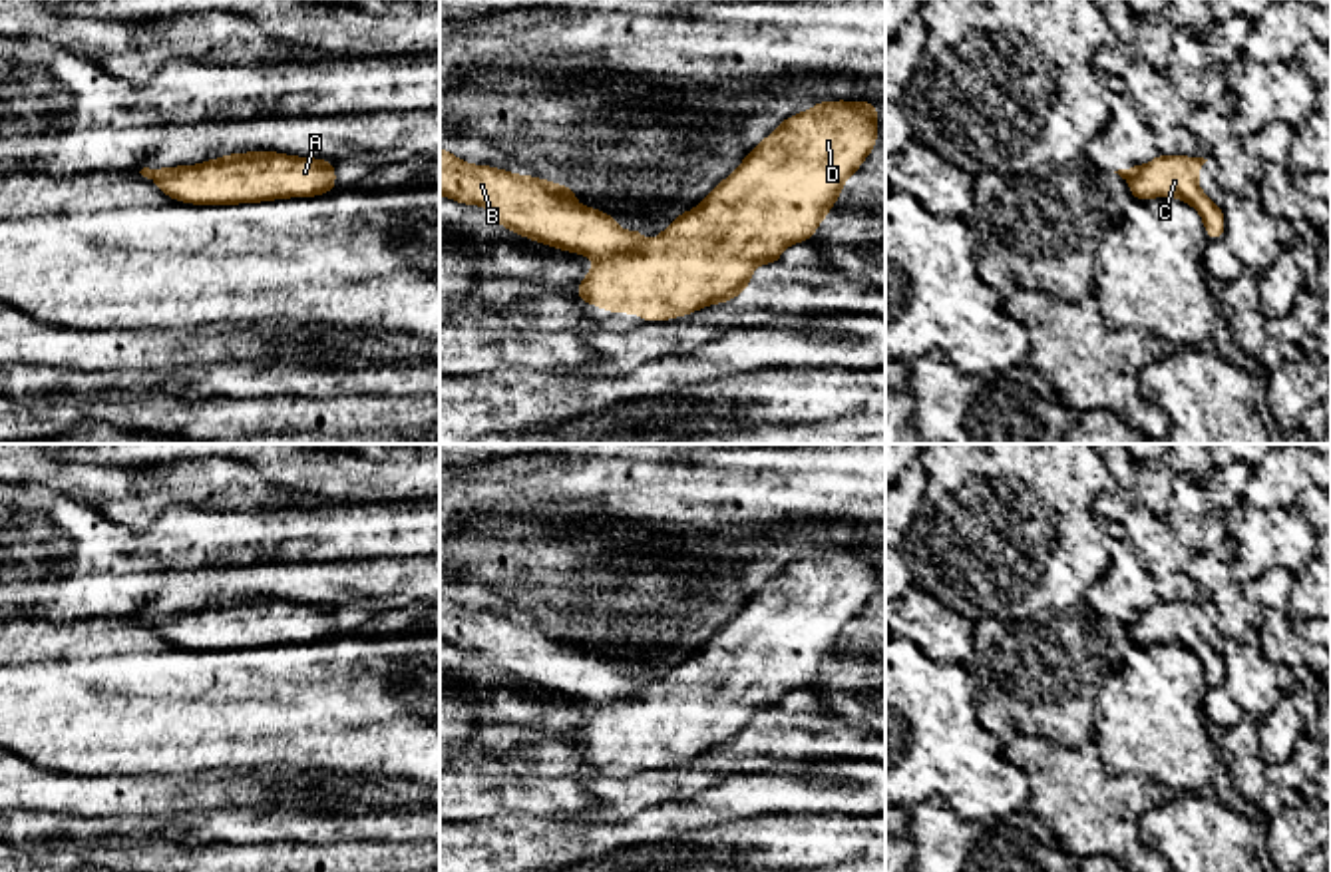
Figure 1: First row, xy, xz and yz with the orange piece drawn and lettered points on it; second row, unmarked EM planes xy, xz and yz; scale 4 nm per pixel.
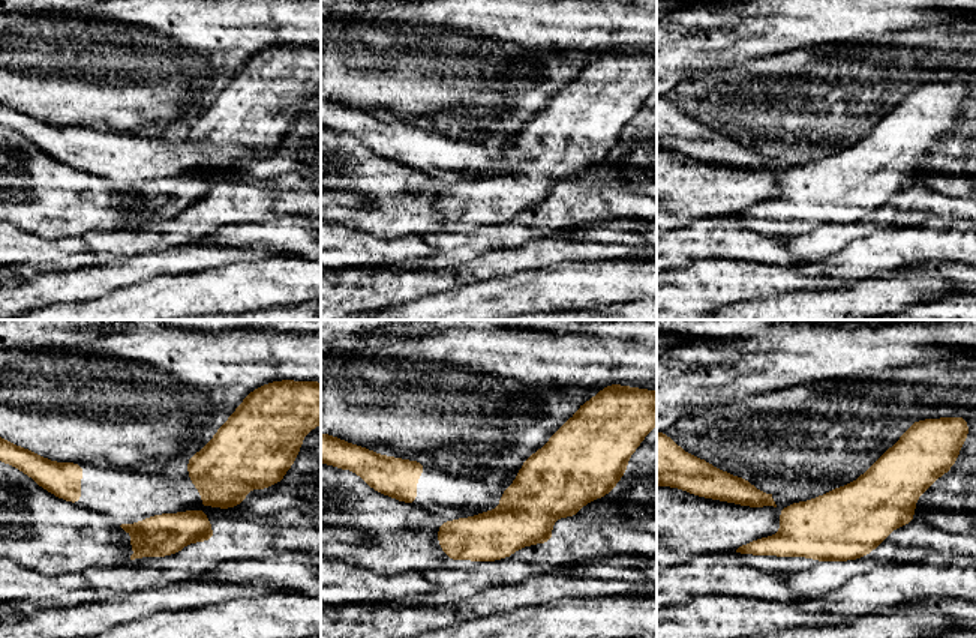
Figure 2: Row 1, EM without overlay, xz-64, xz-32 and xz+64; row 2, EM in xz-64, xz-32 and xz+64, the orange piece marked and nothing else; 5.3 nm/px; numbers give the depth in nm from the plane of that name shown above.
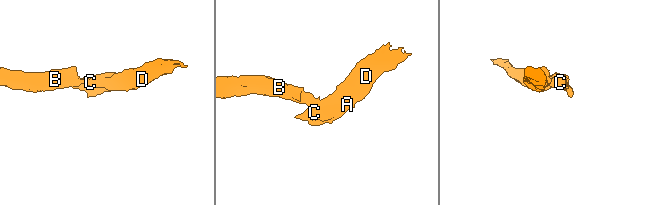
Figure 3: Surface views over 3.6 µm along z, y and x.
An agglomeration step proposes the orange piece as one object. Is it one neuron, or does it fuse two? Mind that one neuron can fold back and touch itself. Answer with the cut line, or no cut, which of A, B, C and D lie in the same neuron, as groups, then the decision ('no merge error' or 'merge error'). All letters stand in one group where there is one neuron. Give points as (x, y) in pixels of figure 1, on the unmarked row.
cut xz (641, 687), (599, 705); groups A C D / B; merge error

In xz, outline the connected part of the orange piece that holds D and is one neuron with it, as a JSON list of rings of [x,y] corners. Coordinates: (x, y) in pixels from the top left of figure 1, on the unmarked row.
[[[822,545],[814,553],[782,565],[700,651],[678,659],[651,689],[599,705],[577,729],[577,743],[583,751],[597,751],[605,759],[635,759],[645,768],[672,766],[698,759],[706,751],[734,747],[752,729],[758,711],[776,711],[786,693],[812,685],[842,641],[846,625],[861,615],[863,605],[875,595],[877,555],[877,547]]]

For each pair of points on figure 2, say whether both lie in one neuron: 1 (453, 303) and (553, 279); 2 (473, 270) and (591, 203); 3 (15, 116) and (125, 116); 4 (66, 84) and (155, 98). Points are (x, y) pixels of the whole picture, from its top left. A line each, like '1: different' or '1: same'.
1: same
2: different
3: different
4: same

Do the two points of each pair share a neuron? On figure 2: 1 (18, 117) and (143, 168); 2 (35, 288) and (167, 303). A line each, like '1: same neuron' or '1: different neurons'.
1: same neuron
2: different neurons

